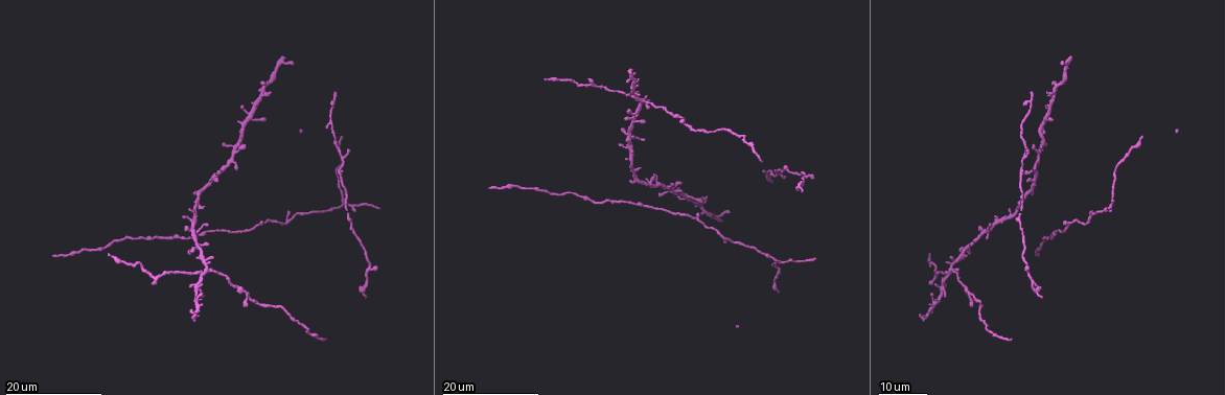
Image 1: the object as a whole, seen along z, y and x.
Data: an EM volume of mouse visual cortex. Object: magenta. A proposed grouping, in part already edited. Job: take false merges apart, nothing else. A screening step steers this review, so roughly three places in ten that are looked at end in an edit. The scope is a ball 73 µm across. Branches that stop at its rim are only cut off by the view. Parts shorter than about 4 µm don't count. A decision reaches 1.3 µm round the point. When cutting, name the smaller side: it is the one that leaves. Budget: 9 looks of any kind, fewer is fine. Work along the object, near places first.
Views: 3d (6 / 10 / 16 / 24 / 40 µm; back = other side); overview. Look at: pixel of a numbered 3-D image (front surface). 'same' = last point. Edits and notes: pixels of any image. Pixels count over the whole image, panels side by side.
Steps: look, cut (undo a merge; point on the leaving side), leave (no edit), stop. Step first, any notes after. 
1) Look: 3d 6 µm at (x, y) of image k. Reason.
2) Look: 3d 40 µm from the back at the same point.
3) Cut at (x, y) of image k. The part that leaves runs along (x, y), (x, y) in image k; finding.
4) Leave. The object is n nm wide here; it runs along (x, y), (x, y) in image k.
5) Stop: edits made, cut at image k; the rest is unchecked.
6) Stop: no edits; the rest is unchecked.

Look: 3d 24 µm at (721, 234) of image 1. Three arms meet.

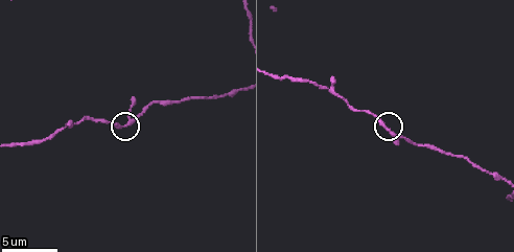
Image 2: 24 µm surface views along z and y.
Look: 3d 6 µm at (391, 129) of image 2. Zoom in.

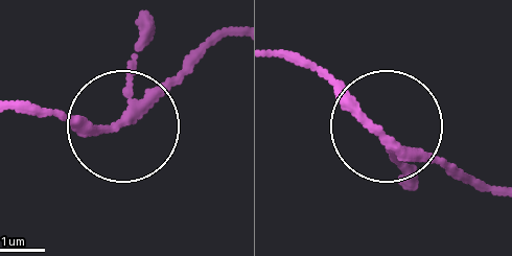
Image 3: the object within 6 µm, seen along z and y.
Look: 3d 6 µm from the back at (377, 127) of image 3.

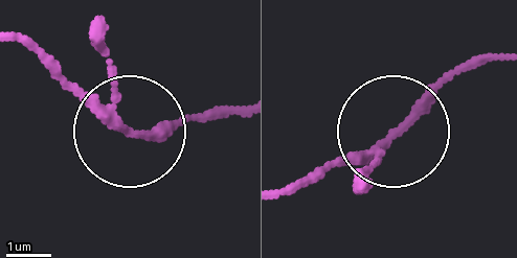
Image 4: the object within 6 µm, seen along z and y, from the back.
Leave. 3 arms meet here; it runs along (241, 109), (139, 132), (83, 97), (30, 45) in image 4; continuous, no second neuron.

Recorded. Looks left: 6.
Look: 3d 16 µm at (196, 204) of image 1. Arms part here.

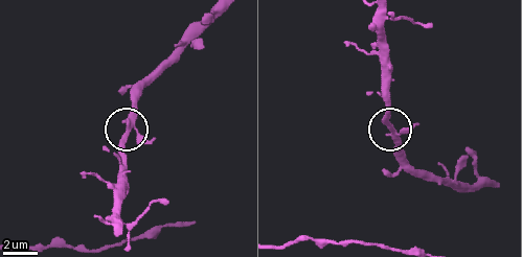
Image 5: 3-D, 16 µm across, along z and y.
Look: 3d 10 µm at (130, 130) of image 5.

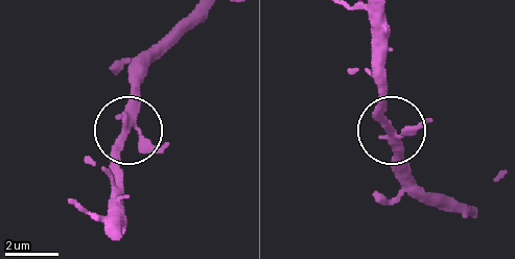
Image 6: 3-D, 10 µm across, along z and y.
Leave. The side arm is 60 µm long; it runs along (465, 214), (438, 203), (406, 171), (379, 97) in image 6; continuous, no second neuron.

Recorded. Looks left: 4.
Look: 3d 16 µm at (951, 269) of image 1. Looks like a crossing.

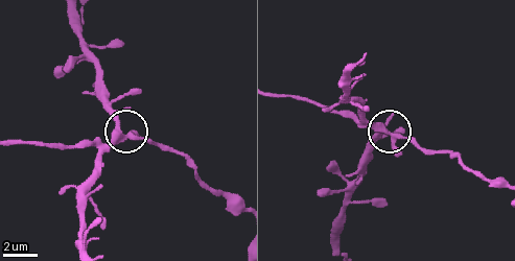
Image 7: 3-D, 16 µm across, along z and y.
Look: 3d 10 µm at (123, 138) of image 7.

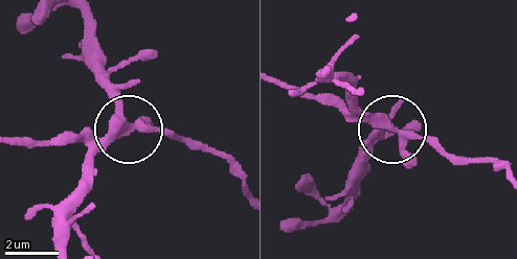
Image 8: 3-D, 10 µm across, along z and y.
Leave. It runs along (84, 19), (88, 66), (127, 124), (90, 140), (52, 140) in image 8; one neuron here.

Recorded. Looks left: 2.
Look: 3d 24 µm at (781, 260) of image 1. Three arms meet.

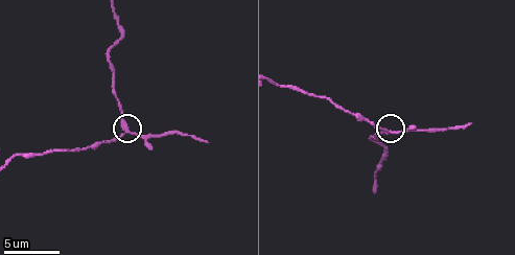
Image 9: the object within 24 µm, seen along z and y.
Look: 3d 10 µm at (127, 132) of image 9. Zoom in.

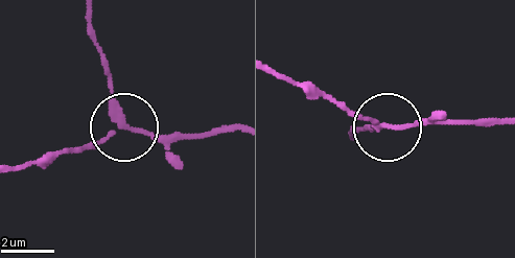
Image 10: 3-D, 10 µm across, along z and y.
Leave. 3 arms meet here; it runs along (12, 170), (126, 130), (191, 137) in image 10; continuous, no second neuron.

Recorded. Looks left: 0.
Stop: no edits; the rest is unchecked.

